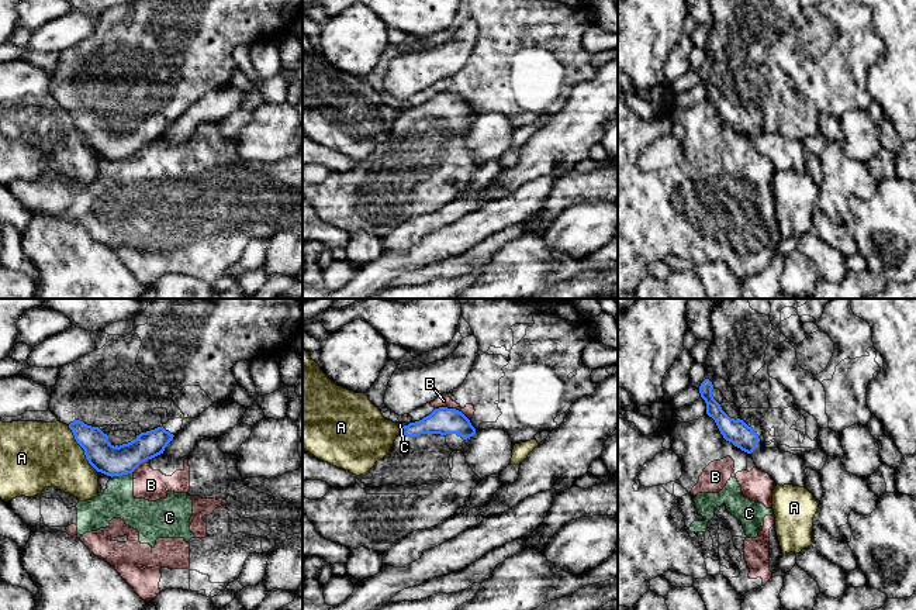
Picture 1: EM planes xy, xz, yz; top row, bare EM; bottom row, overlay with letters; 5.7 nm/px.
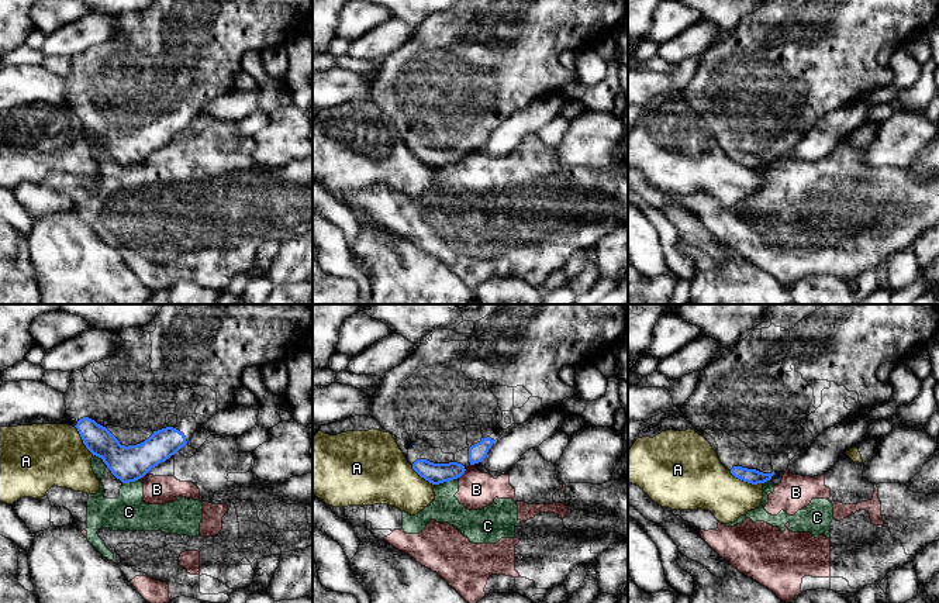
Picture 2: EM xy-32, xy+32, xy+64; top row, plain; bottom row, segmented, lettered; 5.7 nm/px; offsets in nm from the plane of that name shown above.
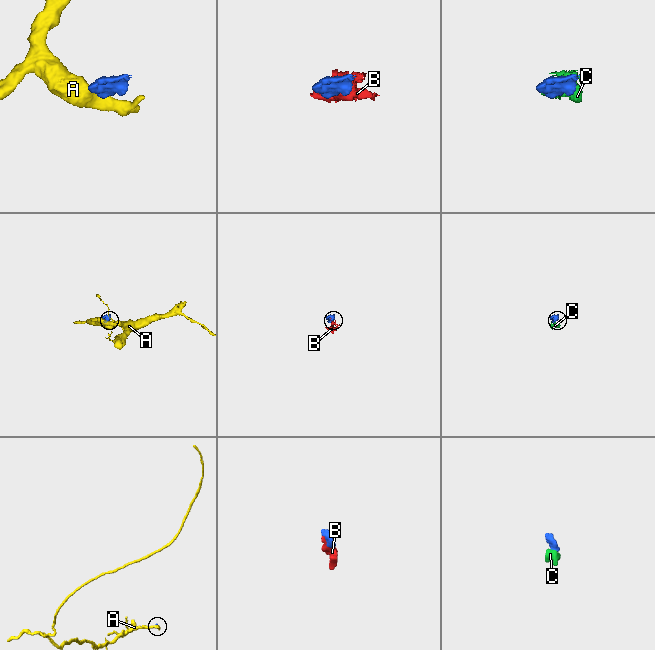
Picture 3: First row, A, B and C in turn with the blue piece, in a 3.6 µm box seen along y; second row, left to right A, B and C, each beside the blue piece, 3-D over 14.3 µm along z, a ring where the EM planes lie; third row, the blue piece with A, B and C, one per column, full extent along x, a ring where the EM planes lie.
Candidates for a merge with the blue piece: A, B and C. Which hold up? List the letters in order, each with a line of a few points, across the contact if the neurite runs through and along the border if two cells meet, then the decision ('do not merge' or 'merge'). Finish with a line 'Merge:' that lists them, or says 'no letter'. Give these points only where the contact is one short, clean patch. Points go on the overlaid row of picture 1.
A: line xy (68, 426), (75, 441), (83, 450), (85, 458), (97, 471); do not merge
B: line xz (435, 407), (455, 407), (469, 420); do not merge
C: line xy (131, 472), (111, 478); do not merge
Merge: no letter

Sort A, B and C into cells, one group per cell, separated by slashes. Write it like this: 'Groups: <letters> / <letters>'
Groups: A / B C

